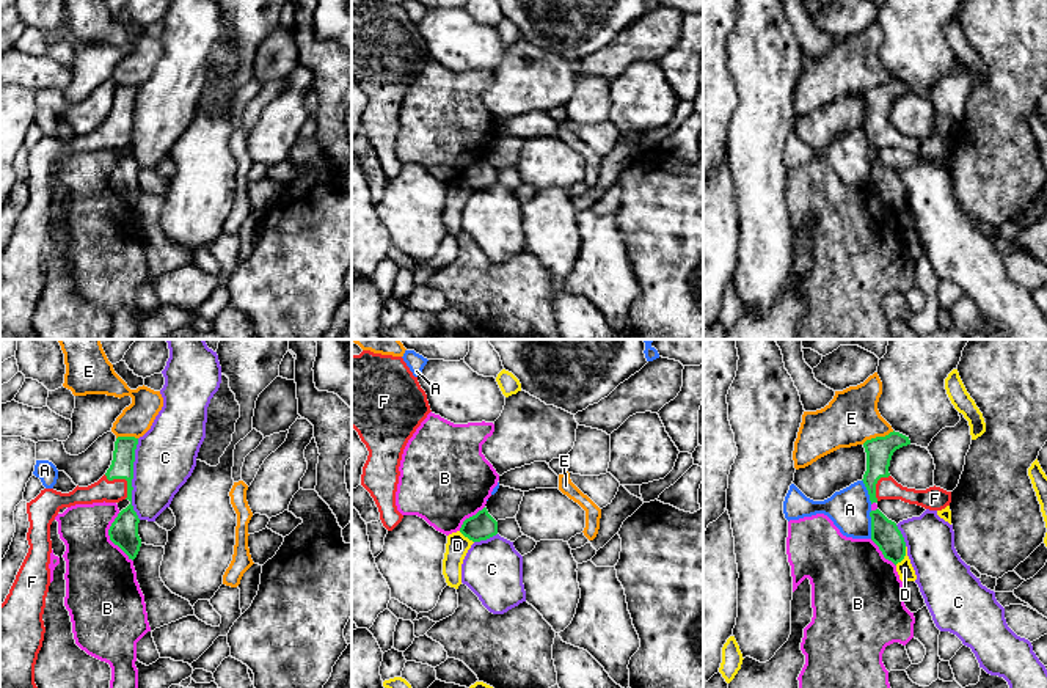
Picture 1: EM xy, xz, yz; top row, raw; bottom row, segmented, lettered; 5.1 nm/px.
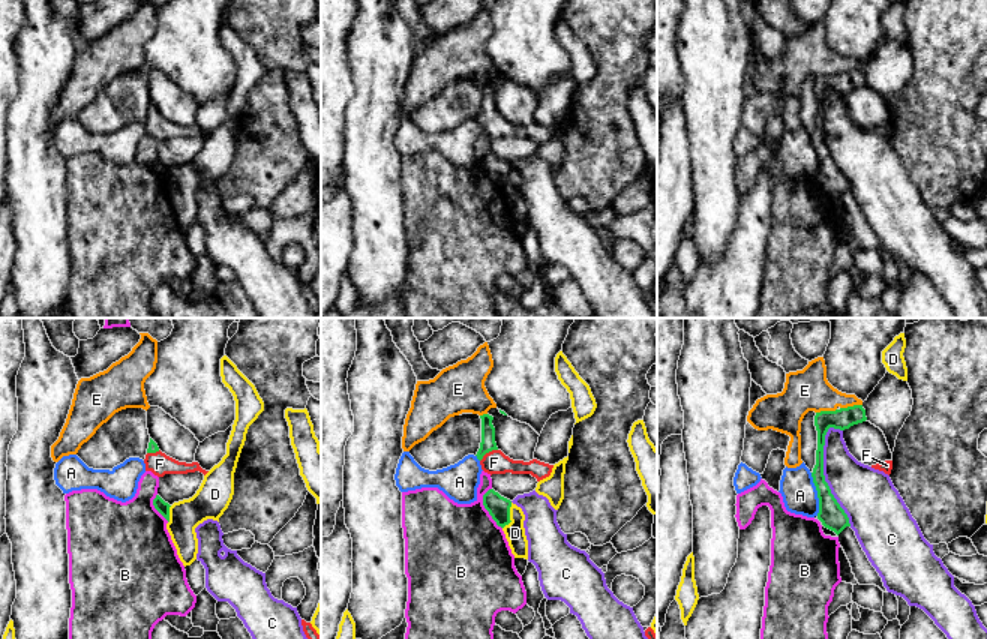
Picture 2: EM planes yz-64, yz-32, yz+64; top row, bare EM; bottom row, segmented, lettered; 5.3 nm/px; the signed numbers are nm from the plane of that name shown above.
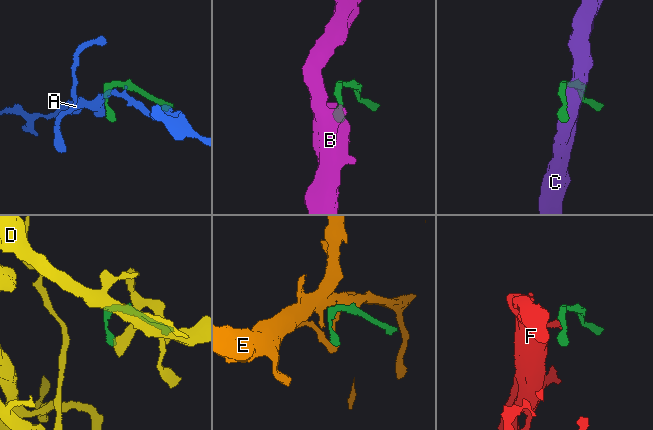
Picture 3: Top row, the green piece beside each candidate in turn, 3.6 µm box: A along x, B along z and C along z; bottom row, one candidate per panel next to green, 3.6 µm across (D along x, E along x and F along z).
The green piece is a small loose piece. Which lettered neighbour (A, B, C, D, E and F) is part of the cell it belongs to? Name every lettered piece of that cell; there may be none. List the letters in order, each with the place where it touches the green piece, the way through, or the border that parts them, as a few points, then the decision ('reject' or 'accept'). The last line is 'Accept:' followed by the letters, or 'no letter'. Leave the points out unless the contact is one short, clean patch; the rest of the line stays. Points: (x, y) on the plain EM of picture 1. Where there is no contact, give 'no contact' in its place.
A: meets green in yz at (871, 173); border along yz (871, 159), (870, 186); reject
B: meets green in xy at (110, 186); border along xy (118, 161), (109, 178), (109, 186), (132, 209); reject
C: meets green in xy at (132, 126); reject
D: meets green in yz at (904, 203); border along yz (906, 195), (906, 203), (895, 212); reject
E: meets green in yz at (878, 85); reject
F: meets green in xy at (123, 126); runs through xy (124, 175), (131, 148), (123, 126), (115, 134), (115, 139); accept
Accept: F

